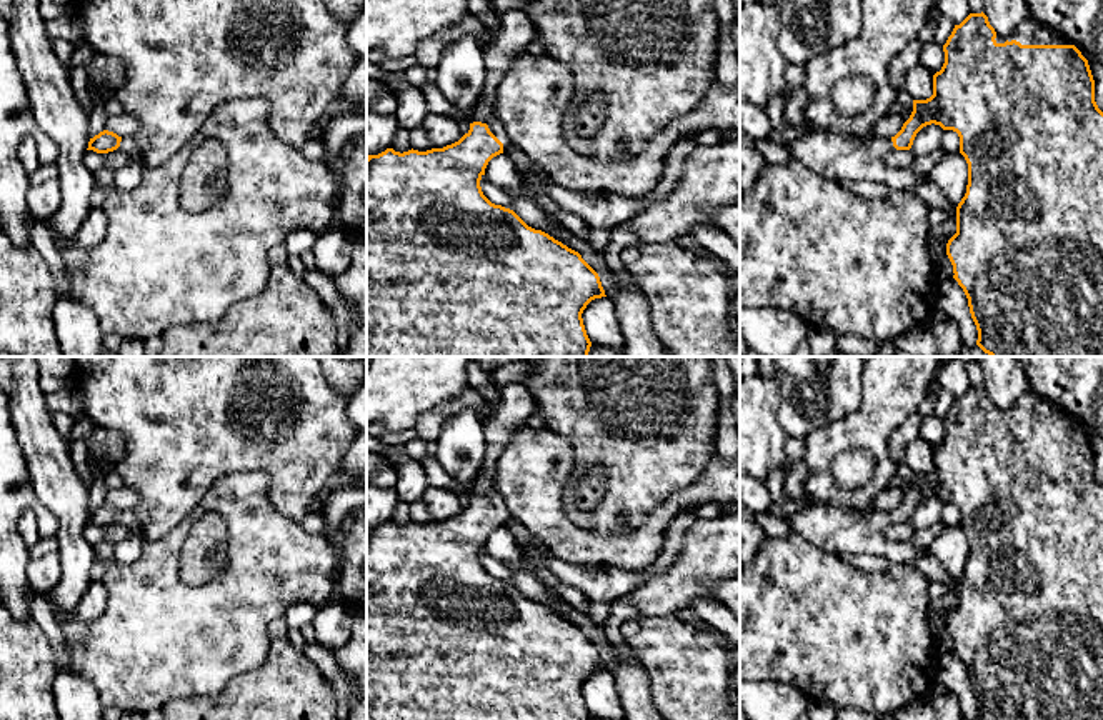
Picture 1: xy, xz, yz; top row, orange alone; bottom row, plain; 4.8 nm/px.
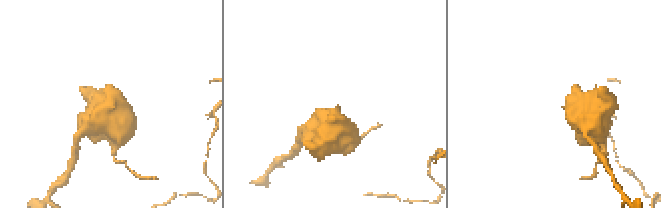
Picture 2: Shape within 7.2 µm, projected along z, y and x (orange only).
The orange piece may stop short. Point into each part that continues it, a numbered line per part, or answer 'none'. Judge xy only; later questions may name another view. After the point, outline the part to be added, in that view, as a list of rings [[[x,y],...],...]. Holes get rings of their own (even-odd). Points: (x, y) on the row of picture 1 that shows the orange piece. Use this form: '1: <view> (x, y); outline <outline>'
1: xy (127, 177); outline [[[123,137],[118,150],[127,153],[128,163],[113,170],[112,187],[115,190],[132,190],[142,182],[145,167],[132,137]]]

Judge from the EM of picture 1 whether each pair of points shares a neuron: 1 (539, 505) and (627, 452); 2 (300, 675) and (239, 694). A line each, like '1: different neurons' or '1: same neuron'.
1: different neurons
2: same neuron

